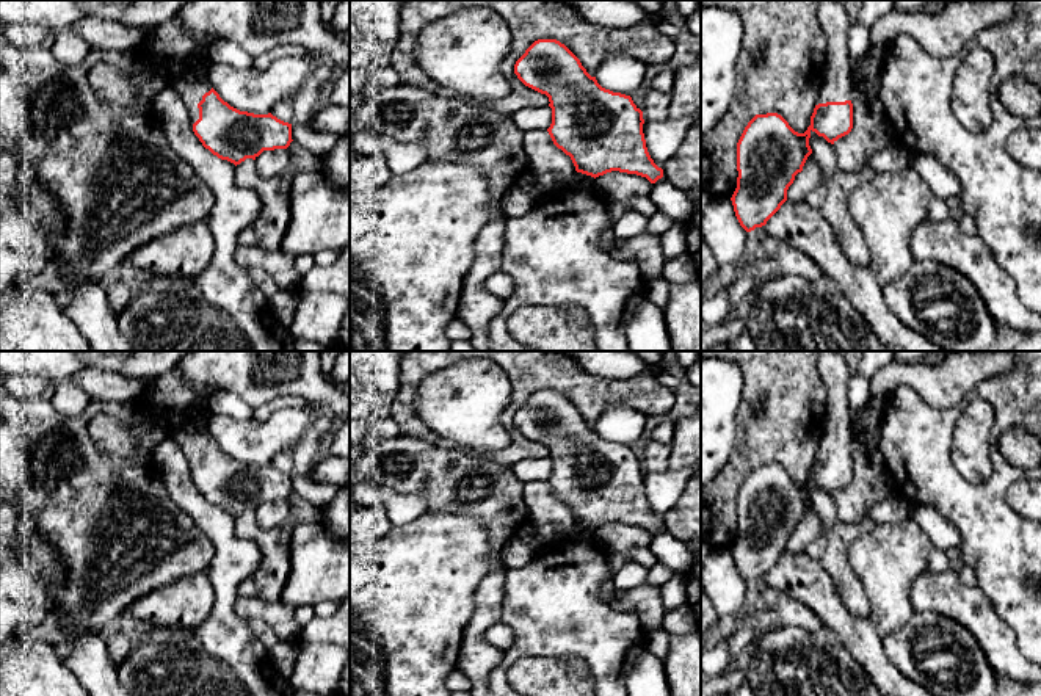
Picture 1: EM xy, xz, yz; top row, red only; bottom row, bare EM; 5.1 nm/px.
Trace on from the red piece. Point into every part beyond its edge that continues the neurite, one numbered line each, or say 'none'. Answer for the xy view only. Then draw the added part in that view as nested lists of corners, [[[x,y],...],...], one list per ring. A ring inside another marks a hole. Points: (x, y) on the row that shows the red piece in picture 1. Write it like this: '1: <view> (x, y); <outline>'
1: xy (192, 86); [[[212,63],[202,69],[191,69],[183,77],[169,83],[188,108],[193,124],[199,119],[198,103],[202,100],[202,96],[212,89],[209,78],[210,64]]]

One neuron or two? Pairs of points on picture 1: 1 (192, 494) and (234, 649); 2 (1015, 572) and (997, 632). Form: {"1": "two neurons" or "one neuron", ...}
{"1": "one neuron", "2": "two neurons"}

